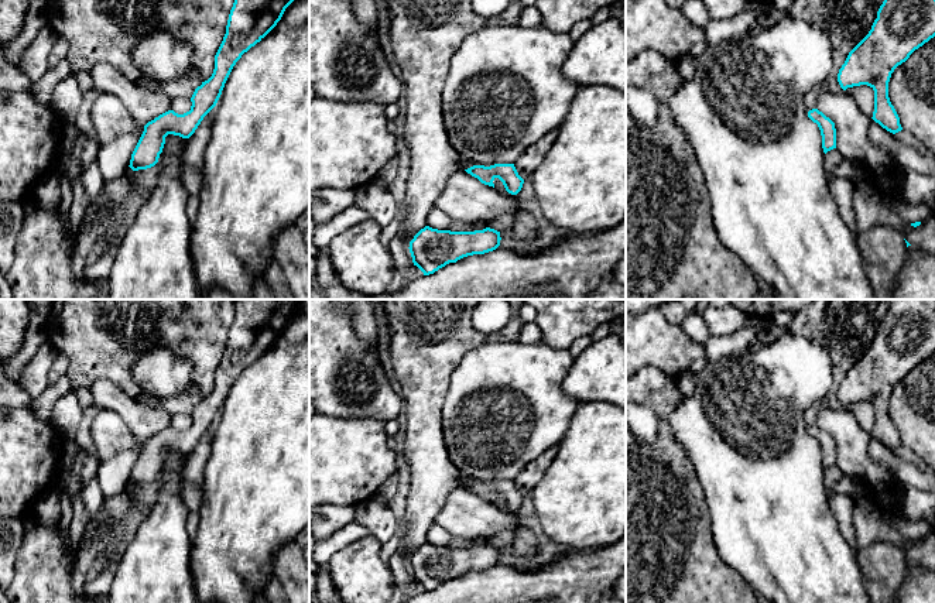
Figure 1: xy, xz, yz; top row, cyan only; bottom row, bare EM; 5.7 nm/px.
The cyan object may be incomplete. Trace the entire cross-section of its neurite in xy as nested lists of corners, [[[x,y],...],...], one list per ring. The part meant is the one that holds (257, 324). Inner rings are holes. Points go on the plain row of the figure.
[[[302,299],[233,301],[234,319],[226,350],[215,371],[212,393],[195,405],[189,428],[178,431],[168,426],[144,442],[131,470],[129,483],[133,487],[147,486],[158,479],[168,450],[189,455],[195,449],[203,434],[216,422],[236,378],[277,342]]]

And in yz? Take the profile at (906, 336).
[[[894,299],[869,350],[849,369],[839,386],[843,407],[867,401],[874,407],[873,436],[895,450],[903,446],[888,414],[894,386],[935,353],[935,311],[925,299]]]

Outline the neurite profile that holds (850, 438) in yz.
[[[845,407],[822,408],[816,425],[835,439],[839,469],[863,489],[874,487],[880,482],[897,482],[891,472],[869,458],[867,445],[871,435]]]

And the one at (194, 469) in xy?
[[[208,429],[188,455],[182,470],[181,496],[189,513],[199,513],[203,496],[206,463],[212,453],[212,435]]]

